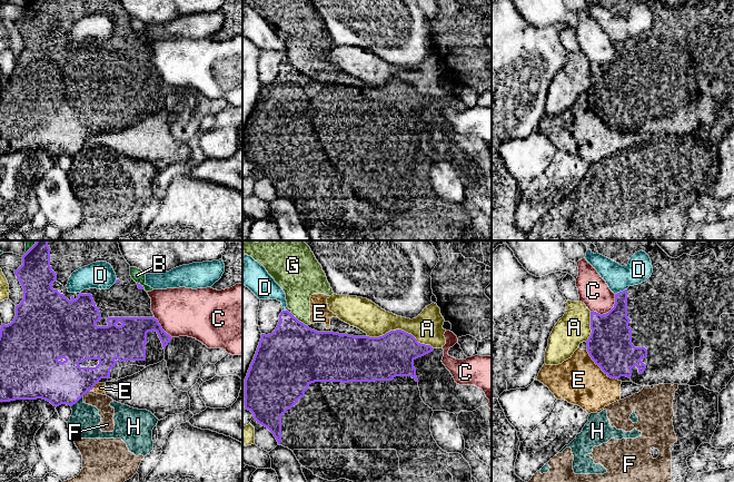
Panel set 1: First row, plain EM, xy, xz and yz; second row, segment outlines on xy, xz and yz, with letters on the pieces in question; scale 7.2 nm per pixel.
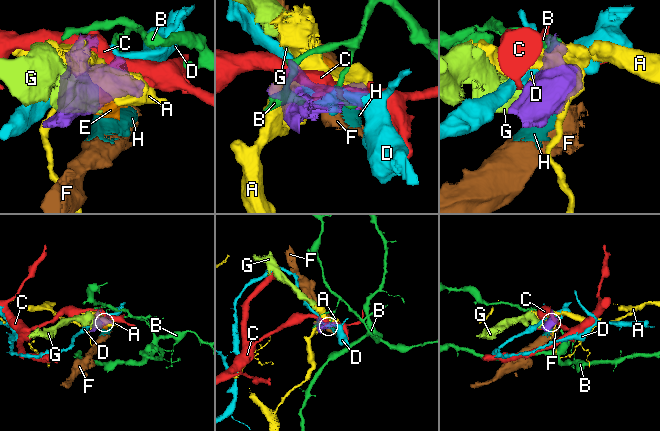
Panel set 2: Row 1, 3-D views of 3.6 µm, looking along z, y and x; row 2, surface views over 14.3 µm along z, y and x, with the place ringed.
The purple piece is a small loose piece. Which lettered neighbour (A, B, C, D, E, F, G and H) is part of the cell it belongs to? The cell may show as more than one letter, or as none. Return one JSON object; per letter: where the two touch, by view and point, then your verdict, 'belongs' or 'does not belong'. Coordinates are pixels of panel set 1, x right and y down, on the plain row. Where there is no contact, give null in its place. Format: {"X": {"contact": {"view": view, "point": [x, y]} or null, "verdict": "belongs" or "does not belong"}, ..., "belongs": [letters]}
{"A": {"contact": {"view": "xz", "point": [400, 80]}, "verdict": "does not belong"}, "B": {"contact": {"view": "xy", "point": [139, 35]}, "verdict": "does not belong"}, "C": {"contact": {"view": "yz", "point": [608, 62]}, "verdict": "does not belong"}, "D": {"contact": {"view": "yz", "point": [621, 42]}, "verdict": "does not belong"}, "E": {"contact": {"view": "yz", "point": [599, 117]}, "verdict": "does not belong"}, "F": {"contact": {"view": "xy", "point": [85, 144]}, "verdict": "does not belong"}, "G": {"contact": {"view": "xz", "point": [298, 71]}, "verdict": "does not belong"}, "H": {"contact": {"view": "xy", "point": [76, 153]}, "verdict": "does not belong"}, "belongs": []}

